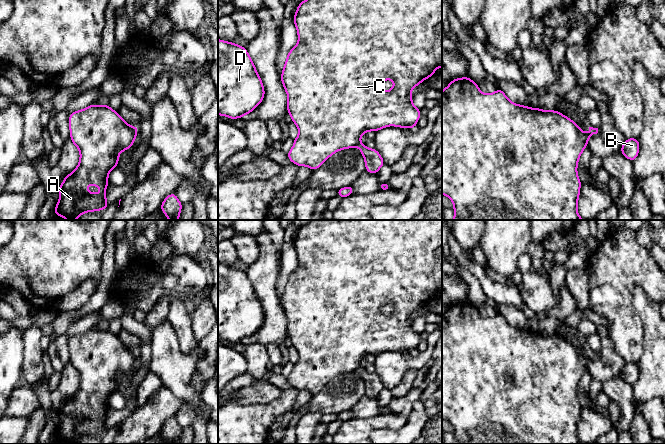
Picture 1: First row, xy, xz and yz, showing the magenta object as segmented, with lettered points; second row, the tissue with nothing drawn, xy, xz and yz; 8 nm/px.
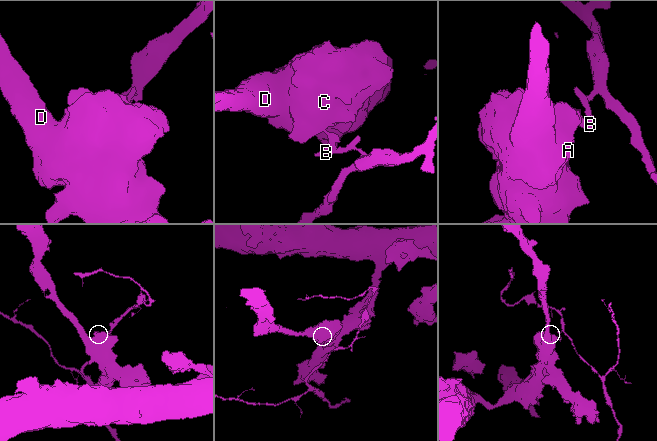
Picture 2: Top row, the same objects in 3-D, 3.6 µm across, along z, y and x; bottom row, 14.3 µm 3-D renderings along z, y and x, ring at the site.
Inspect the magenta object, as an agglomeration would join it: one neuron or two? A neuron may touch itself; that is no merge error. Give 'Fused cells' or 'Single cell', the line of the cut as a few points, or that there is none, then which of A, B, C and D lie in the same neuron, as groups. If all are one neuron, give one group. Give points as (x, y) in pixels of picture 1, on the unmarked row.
Fused cells. Split along xz (360, 367), (357, 369). Groups: A C D / B

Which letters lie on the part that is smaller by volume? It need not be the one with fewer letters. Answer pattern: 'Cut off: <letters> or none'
Cut off: B

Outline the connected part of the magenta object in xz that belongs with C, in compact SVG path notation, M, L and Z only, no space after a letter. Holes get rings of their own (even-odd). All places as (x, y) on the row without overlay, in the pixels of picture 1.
M310 220L299 227L293 246L297 252L298 267L289 275L280 300L288 320L287 335L299 353L294 369L287 377L292 387L299 391L307 390L314 395L339 374L357 371L366 355L377 356L387 350L415 353L421 335L413 329L411 315L433 300L437 292L442 291L442 220ZM387 303L394 305L394 311L384 315L380 308Z

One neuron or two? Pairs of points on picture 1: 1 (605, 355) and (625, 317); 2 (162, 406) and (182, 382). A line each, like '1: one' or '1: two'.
1: two
2: two

